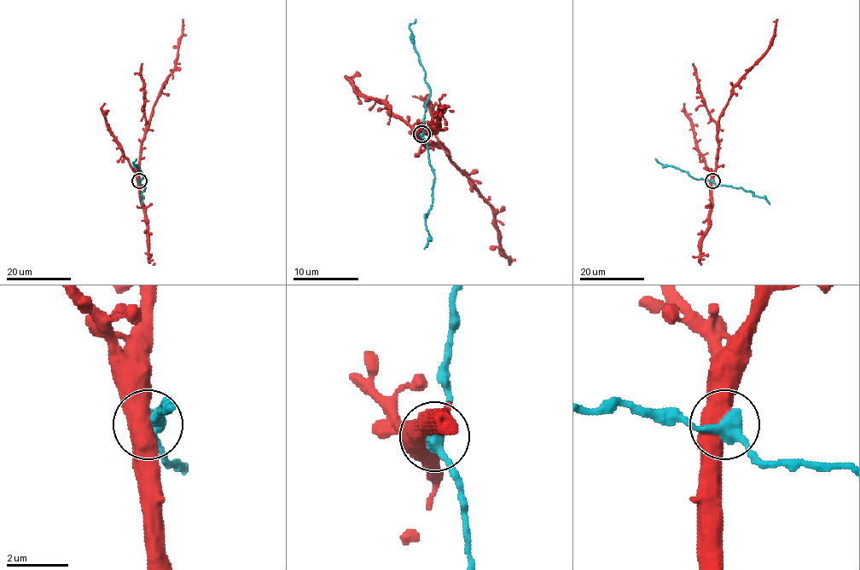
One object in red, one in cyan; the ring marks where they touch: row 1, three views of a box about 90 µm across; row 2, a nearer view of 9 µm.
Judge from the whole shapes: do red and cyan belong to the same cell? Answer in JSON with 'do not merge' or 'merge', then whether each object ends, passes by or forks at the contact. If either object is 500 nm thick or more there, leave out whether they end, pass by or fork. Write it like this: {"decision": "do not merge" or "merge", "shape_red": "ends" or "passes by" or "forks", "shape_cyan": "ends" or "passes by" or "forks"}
{"decision": "do not merge"}

